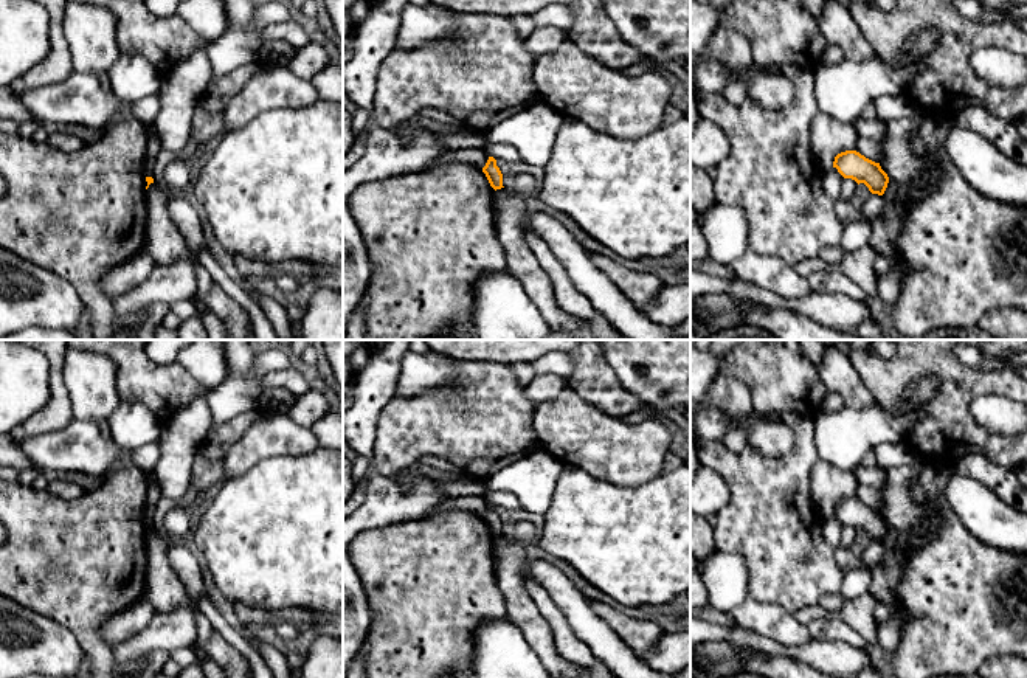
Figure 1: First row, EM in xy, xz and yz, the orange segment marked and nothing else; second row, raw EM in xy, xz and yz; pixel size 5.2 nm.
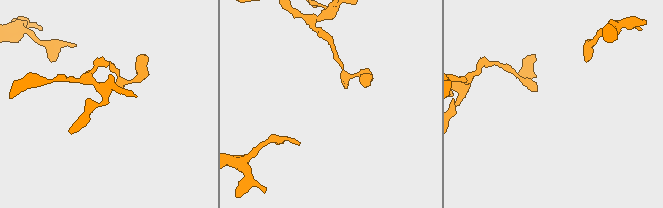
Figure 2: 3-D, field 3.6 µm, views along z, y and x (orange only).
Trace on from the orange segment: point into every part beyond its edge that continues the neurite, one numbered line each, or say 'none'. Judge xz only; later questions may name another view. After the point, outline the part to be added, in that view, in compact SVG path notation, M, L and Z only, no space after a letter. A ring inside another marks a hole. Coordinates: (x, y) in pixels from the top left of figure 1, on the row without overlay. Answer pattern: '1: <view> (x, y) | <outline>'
none

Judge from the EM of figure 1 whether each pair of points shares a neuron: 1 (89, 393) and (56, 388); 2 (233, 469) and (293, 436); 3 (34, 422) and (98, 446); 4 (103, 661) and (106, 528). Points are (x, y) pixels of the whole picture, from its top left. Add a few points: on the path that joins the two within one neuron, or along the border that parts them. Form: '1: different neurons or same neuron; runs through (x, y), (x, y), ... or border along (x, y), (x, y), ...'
1: different neurons; border along (64, 356), (64, 387), (75, 418)
2: same neuron; runs through (248, 453), (267, 436), (278, 436)
3: different neurons; border along (73, 418), (62, 427), (19, 439)
4: same neuron; runs through (90, 629), (90, 560)

